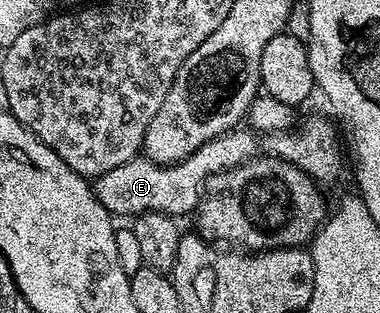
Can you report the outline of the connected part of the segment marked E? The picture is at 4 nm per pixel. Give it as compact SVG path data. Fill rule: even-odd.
M233 130L198 146L185 160L177 164L156 164L143 154L137 154L122 166L117 166L109 173L95 177L92 193L106 206L113 217L128 216L135 218L141 212L164 212L167 216L181 218L195 213L201 195L211 176L217 176L228 168L238 166L242 162L257 155L257 133L251 130Z

